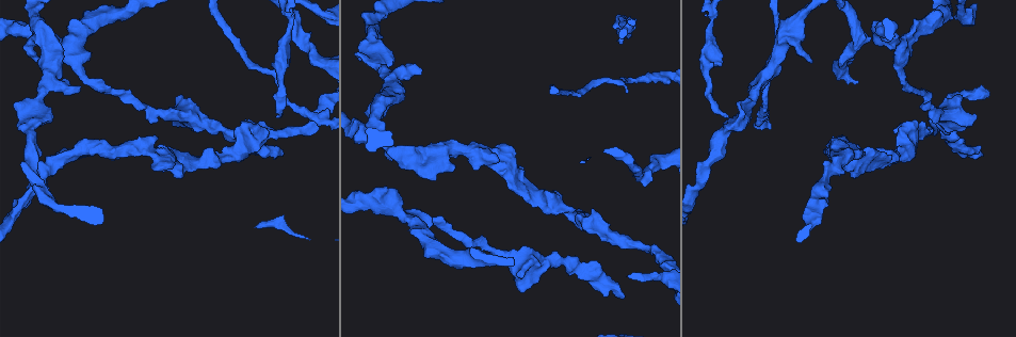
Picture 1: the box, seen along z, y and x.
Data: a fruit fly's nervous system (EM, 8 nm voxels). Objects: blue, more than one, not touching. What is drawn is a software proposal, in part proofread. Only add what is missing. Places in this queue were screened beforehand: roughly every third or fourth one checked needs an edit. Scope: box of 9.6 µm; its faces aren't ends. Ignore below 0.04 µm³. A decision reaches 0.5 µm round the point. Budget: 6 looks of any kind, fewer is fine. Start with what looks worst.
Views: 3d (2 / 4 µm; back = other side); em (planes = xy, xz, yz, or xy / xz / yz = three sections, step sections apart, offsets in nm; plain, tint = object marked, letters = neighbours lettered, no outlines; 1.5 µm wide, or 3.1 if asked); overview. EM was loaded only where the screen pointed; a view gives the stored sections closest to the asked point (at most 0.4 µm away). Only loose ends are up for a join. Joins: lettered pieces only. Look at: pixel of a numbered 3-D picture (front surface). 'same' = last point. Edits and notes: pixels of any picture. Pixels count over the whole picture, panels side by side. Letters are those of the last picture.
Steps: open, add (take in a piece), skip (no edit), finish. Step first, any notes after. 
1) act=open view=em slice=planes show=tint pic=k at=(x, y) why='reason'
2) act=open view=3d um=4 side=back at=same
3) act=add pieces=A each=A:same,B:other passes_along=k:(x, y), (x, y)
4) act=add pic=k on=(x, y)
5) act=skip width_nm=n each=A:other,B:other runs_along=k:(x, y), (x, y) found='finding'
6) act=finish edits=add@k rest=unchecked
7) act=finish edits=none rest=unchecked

act=open view=3d um=2 side=back pic=1 at=(728, 116) why='an open end'

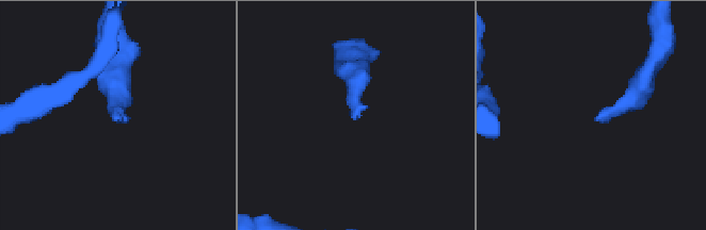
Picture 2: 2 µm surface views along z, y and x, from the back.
act=open view=em slice=xz step=8 show=letters pic=2 at=(114, 120)

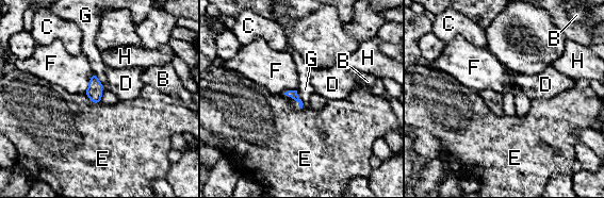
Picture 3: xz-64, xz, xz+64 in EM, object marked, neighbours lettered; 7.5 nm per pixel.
act=open view=em slice=planes show=letters at=same why='another direction'

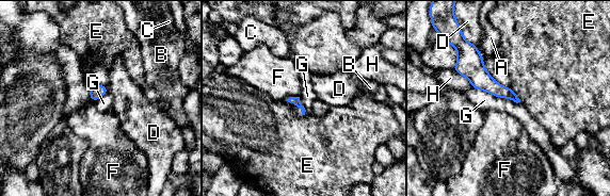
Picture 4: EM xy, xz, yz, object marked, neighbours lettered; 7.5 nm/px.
act=skip each=A:other,B:other,C:other,D:other,E:other,F:other,G:other,H:other border=4:(472, 87), (511, 98), (516, 103) found='no lettered piece goes on from it'

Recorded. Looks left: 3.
act=open view=3d um=2 pic=1 at=(980, 156) why='free end'

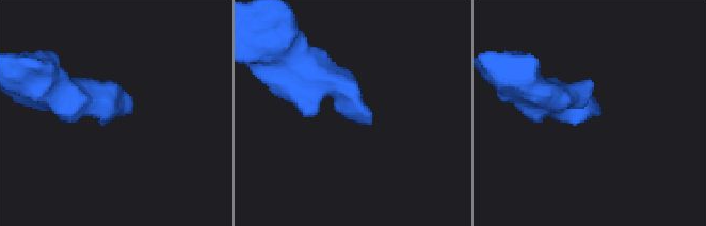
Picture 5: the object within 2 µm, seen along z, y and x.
act=open view=em slice=planes show=tint pic=5 at=(596, 107)

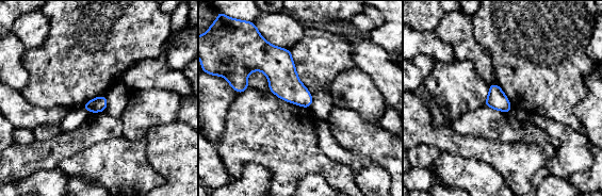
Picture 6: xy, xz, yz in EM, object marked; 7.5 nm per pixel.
act=open view=em slice=planes show=letters at=same why='see the neighbours'

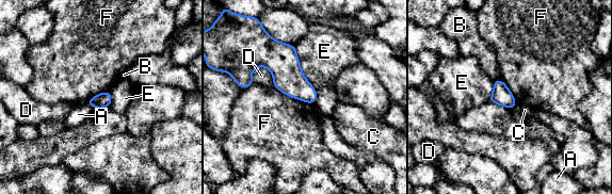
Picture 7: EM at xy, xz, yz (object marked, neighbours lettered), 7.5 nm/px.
act=skip longest_contact=E:460nm each=A:other,B:other,C:other,D:other,E:other,F:other found='none of them fits'

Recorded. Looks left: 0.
act=finish edits=none rest=unchecked

